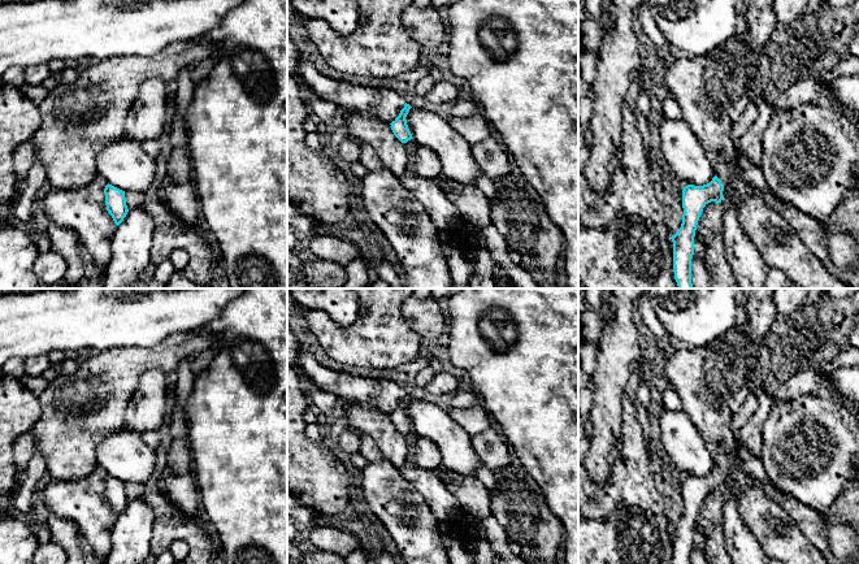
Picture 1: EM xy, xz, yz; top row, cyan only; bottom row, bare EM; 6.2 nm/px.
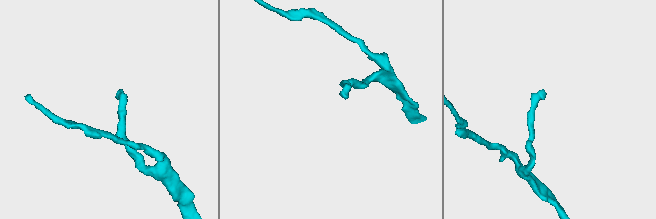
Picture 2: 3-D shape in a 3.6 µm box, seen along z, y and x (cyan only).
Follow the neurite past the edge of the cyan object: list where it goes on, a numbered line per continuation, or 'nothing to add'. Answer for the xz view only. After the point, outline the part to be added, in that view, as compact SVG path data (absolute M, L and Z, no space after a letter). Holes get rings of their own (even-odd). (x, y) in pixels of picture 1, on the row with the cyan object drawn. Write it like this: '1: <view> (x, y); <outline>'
1: xz (411, 146); M413 139L405 143L407 152L409 153L411 157L413 156L417 147L418 144Z

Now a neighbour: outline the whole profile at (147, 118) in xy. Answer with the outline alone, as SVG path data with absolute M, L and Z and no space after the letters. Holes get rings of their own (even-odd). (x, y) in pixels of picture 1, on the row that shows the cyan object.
M160 79L142 82L125 121L125 136L140 144L159 139L165 130L168 113L166 84Z

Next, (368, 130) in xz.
M346 113L339 118L348 126L356 142L370 146L377 152L385 169L396 177L405 173L411 156L405 143L394 135L390 122L360 113Z

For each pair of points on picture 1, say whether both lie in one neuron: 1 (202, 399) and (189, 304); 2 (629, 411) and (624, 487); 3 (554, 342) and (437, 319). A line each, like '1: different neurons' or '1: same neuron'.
1: different neurons
2: same neuron
3: different neurons

